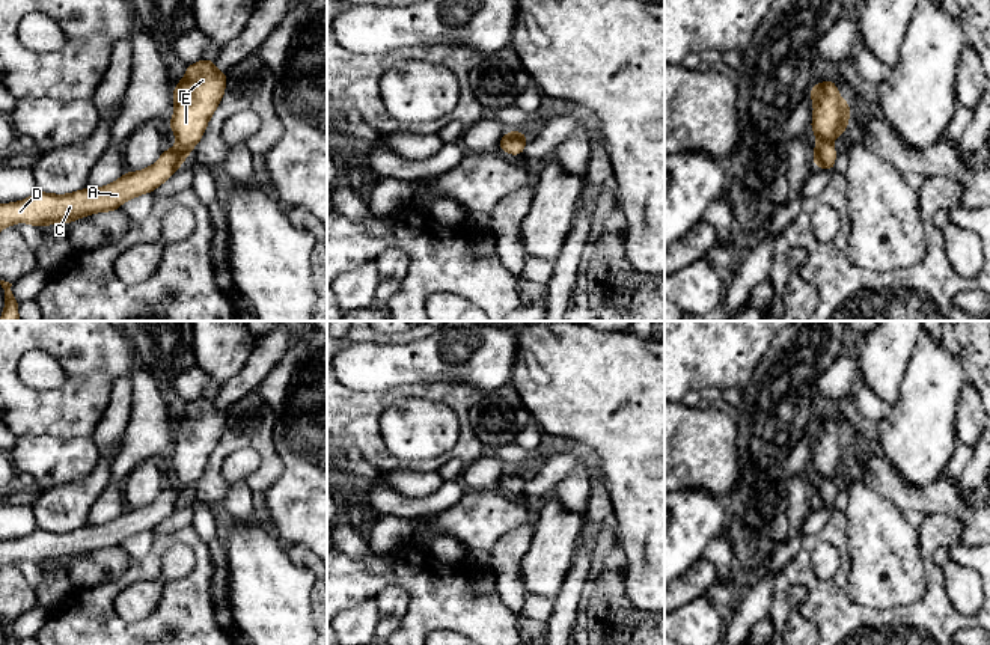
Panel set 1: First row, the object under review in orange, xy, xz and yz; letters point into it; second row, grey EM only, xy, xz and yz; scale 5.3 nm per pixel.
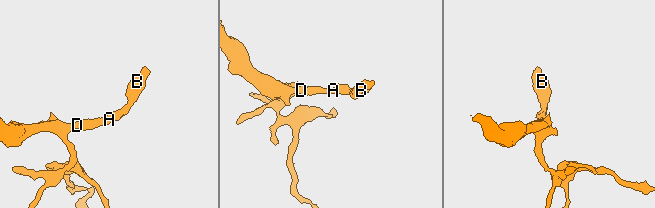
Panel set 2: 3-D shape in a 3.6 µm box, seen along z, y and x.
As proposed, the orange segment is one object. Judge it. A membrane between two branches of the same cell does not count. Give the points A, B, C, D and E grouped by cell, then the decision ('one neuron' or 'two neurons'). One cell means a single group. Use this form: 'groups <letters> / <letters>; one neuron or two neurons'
groups A B C D E; one neuron

